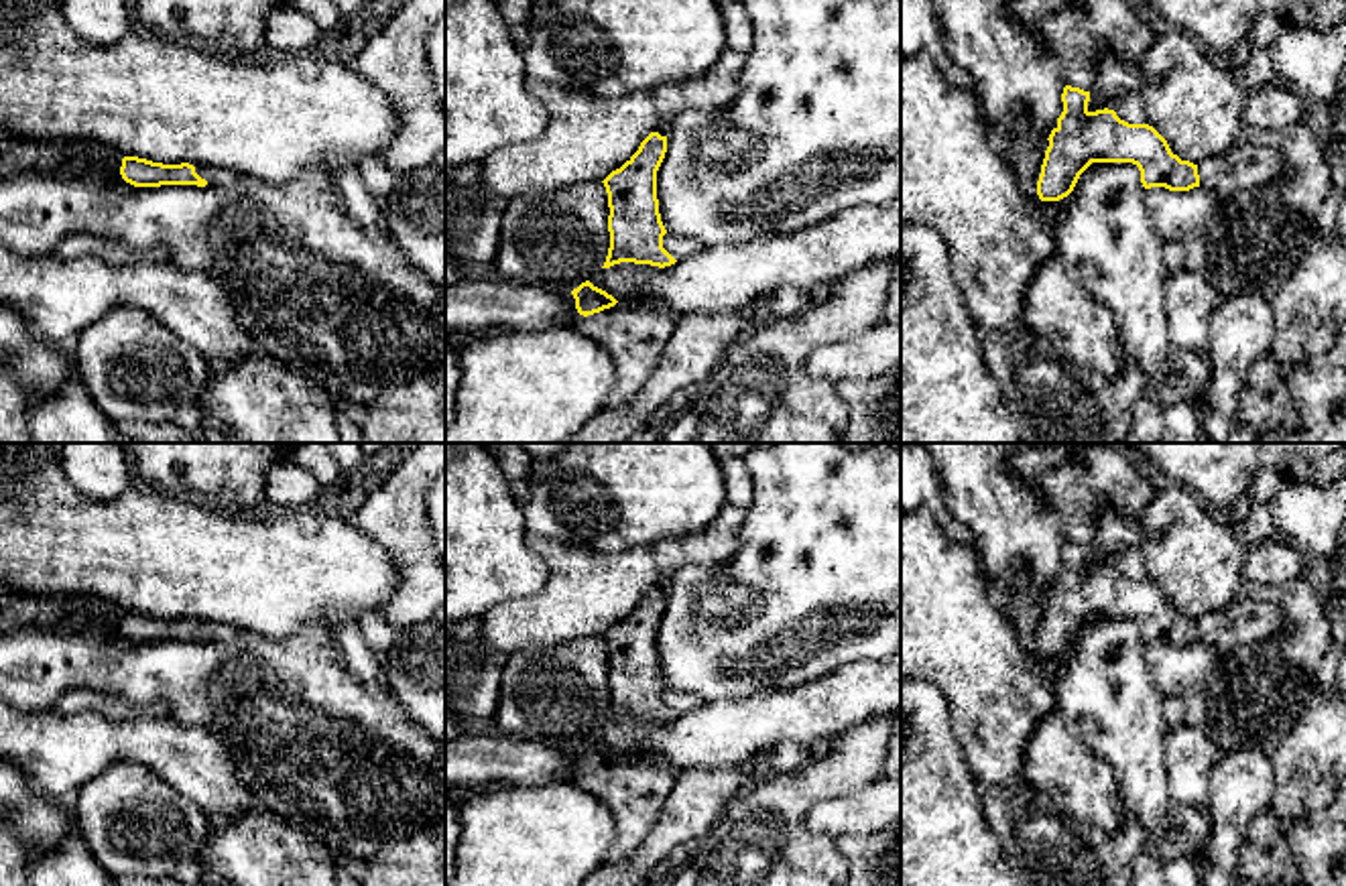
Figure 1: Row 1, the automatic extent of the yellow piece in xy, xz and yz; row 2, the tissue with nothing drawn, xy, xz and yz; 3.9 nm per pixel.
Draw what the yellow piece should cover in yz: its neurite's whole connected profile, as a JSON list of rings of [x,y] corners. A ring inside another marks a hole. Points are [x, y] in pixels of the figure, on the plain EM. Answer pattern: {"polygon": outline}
{"polygon": [[[1065,541],[1063,567],[1039,595],[1045,610],[1037,636],[1041,656],[1067,652],[1092,618],[1133,618],[1145,644],[1189,646],[1208,642],[1218,652],[1277,636],[1285,628],[1281,610],[1240,591],[1230,606],[1200,620],[1181,616],[1149,579],[1128,579],[1114,565],[1088,565],[1090,547]]]}

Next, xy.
{"polygon": [[[124,612],[120,630],[134,642],[161,640],[197,640],[197,642],[236,642],[242,632],[228,624],[213,624],[205,620],[163,620],[138,612]]]}

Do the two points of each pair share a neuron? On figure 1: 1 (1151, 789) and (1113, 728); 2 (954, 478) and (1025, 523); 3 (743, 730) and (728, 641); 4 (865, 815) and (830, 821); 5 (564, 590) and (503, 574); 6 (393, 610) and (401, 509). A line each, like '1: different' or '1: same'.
1: same
2: same
3: different
4: same
5: different
6: same

